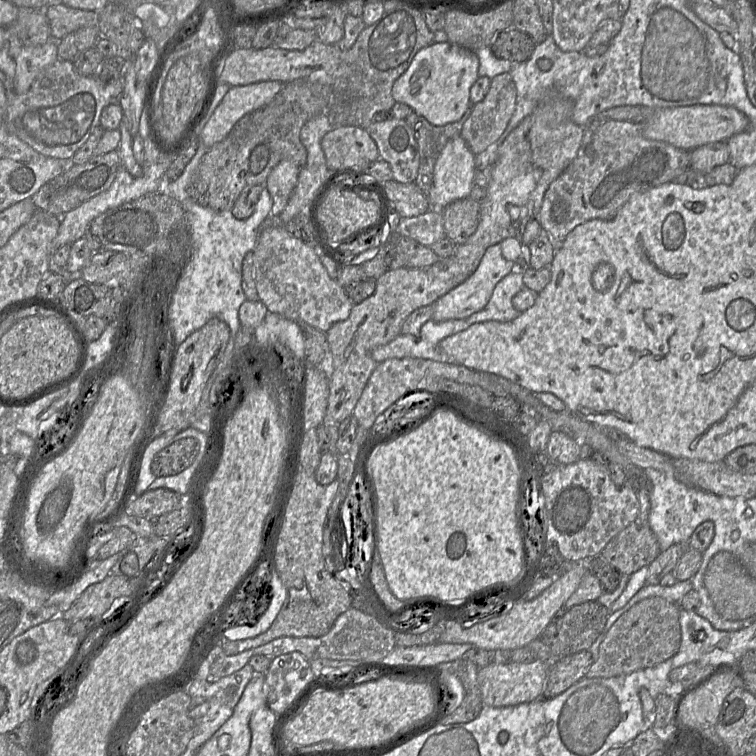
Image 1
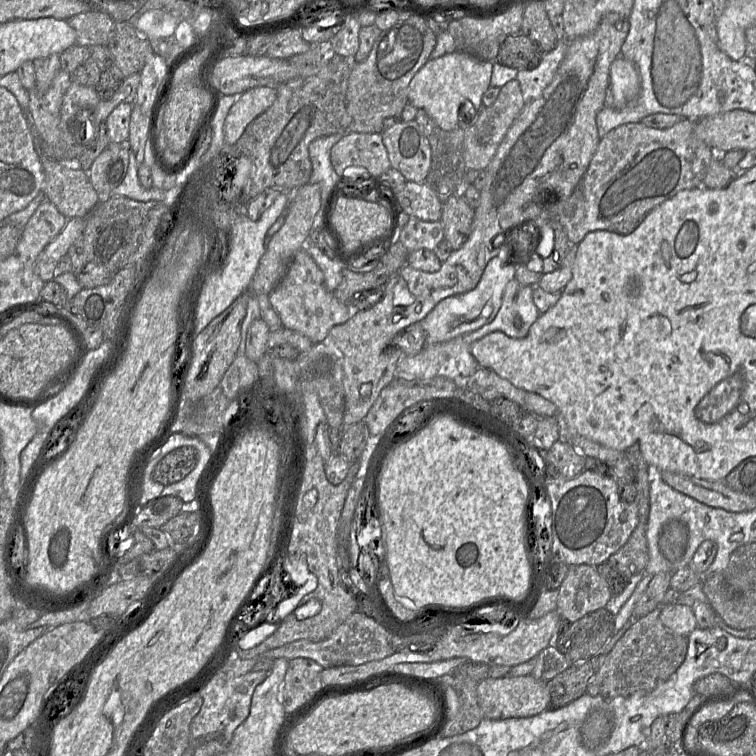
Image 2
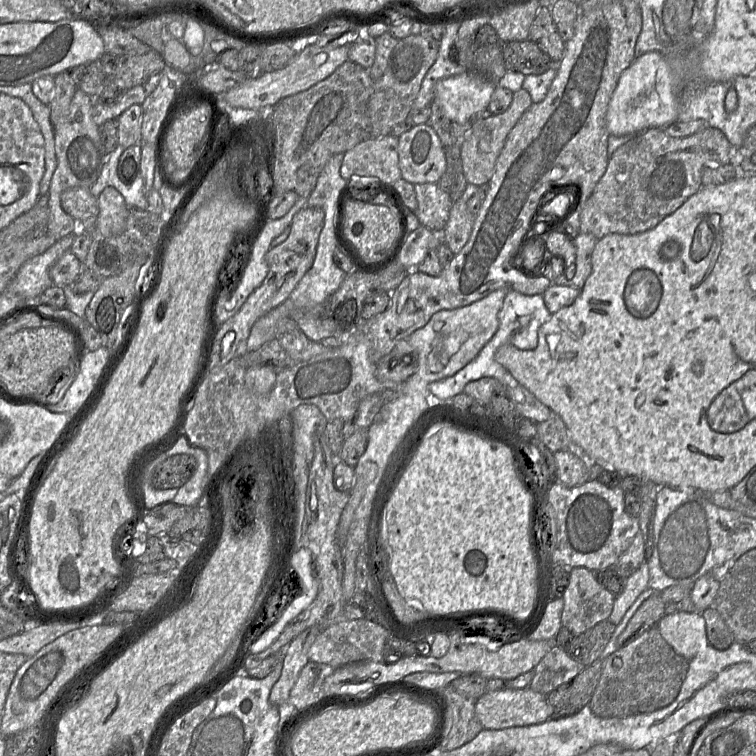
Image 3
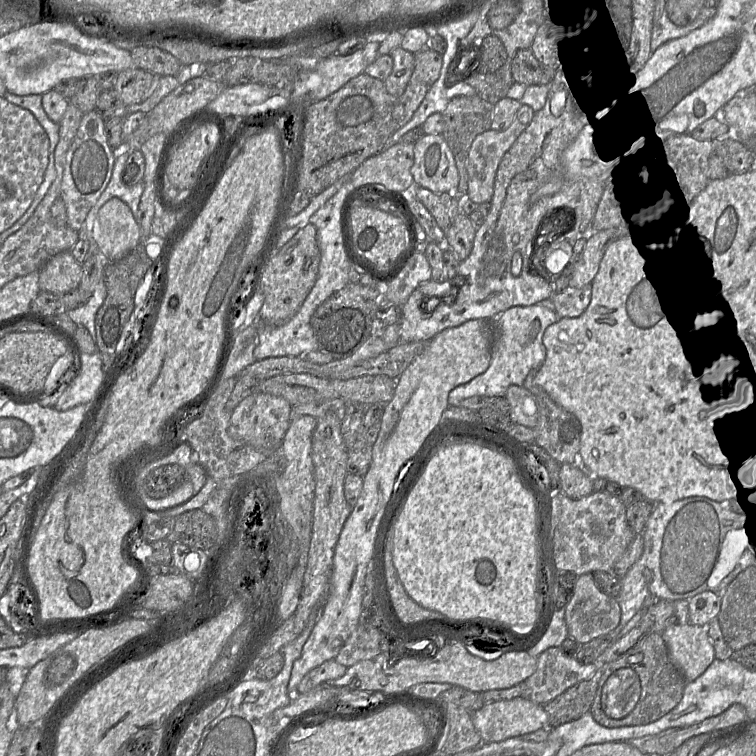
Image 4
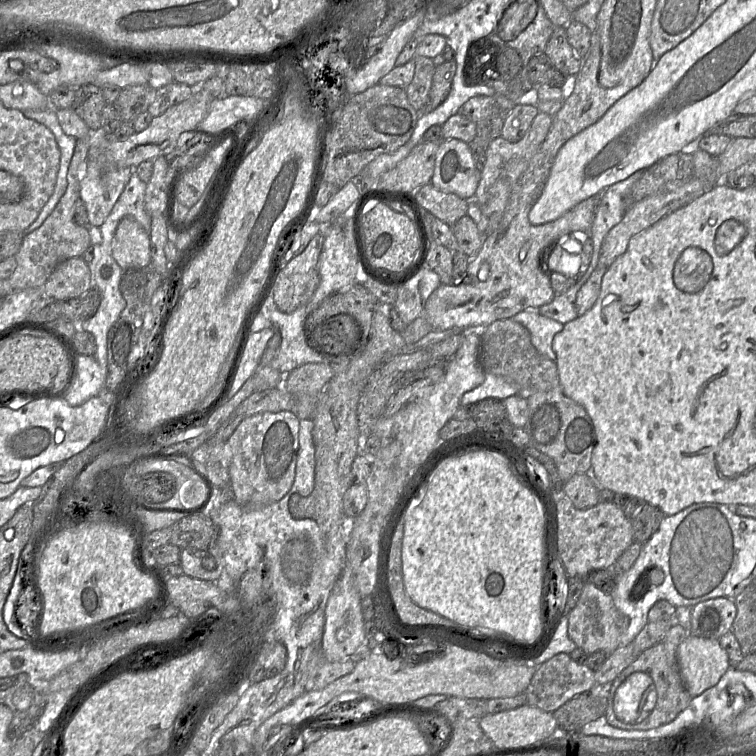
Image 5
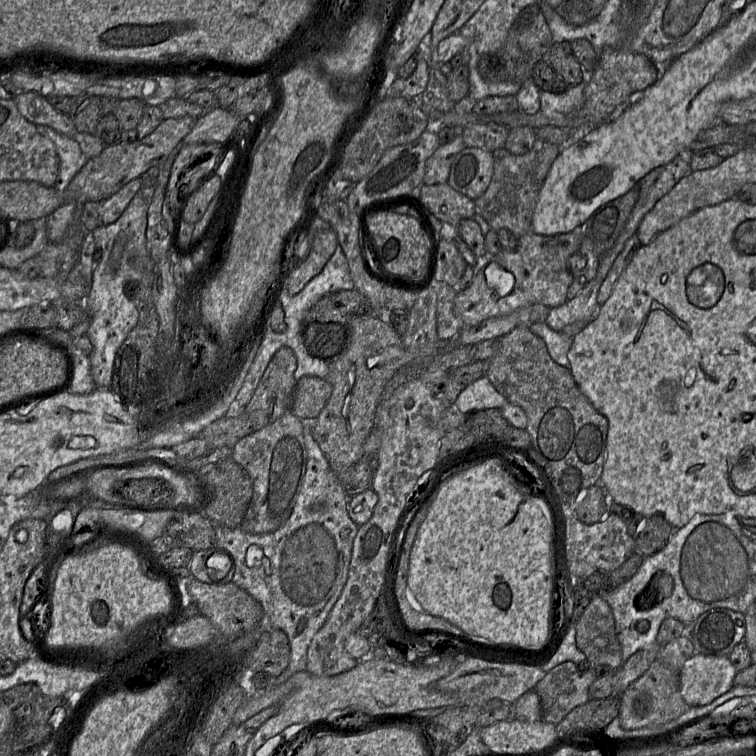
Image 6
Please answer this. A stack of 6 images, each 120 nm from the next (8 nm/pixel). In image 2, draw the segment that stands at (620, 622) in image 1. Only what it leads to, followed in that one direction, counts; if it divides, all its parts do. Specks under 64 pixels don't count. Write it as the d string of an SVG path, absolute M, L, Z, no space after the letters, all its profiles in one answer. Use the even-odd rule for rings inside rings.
M660 609L637 620L605 656L602 665L589 680L586 693L602 698L653 694L683 664L688 637L673 633L660 620Z

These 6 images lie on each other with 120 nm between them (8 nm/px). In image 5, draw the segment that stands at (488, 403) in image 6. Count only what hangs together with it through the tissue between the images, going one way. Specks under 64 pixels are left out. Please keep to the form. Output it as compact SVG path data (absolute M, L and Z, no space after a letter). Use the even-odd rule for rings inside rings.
M485 373L484 381L478 387L466 392L460 401L461 406L470 406L484 399L505 400L517 395L518 388L509 381L492 373Z

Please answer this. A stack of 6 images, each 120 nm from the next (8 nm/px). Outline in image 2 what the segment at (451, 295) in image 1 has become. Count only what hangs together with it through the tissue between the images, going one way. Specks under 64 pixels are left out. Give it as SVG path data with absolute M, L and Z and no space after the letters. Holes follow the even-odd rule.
M502 254L493 257L473 290L443 299L420 321L427 335L427 343L445 342L492 322L501 307L504 289L507 283L514 279L515 271L516 266Z

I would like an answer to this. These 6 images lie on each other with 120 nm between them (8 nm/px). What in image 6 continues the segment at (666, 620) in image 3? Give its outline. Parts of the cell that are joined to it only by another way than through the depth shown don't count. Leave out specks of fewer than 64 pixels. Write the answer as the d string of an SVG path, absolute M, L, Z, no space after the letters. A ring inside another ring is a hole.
M695 653L679 671L680 692L690 706L704 706L729 691L737 670L729 657Z

